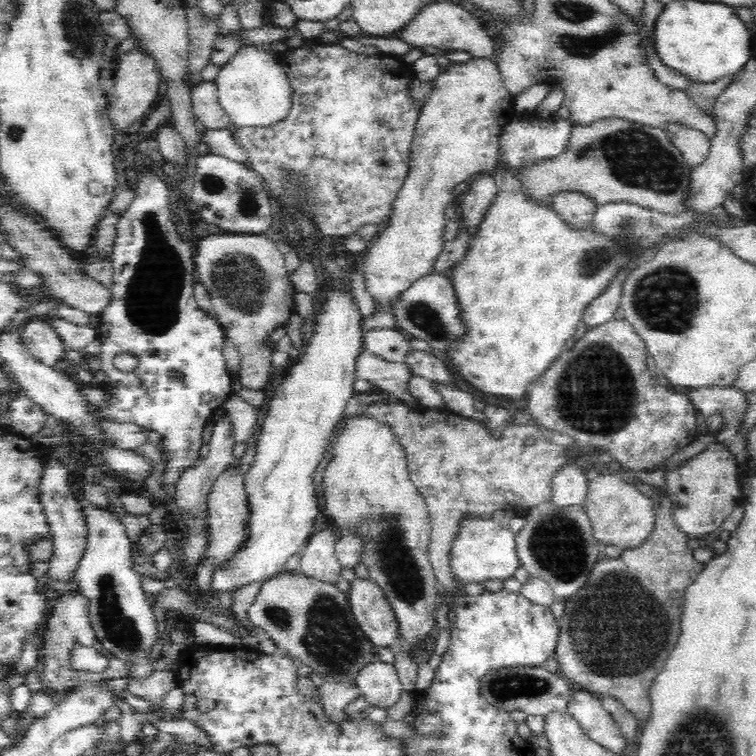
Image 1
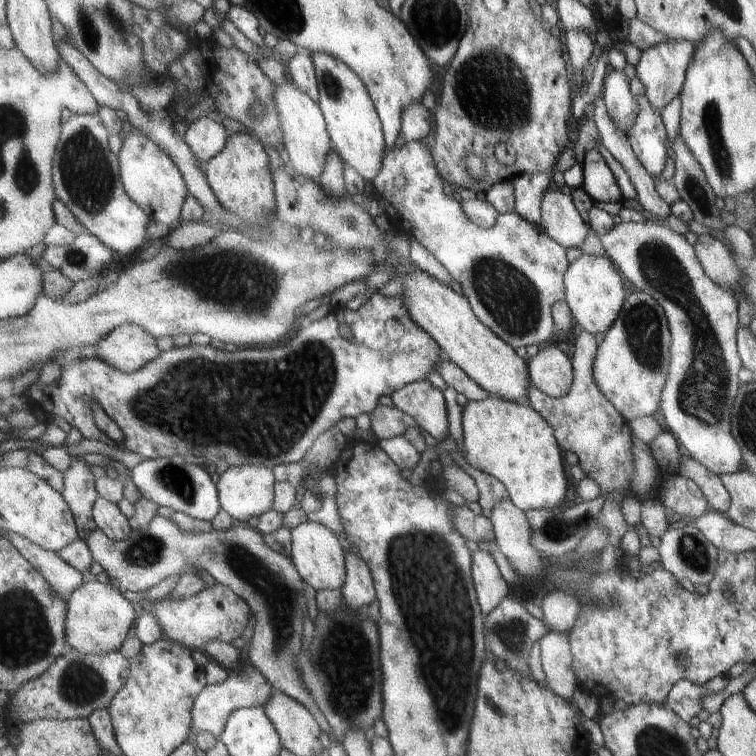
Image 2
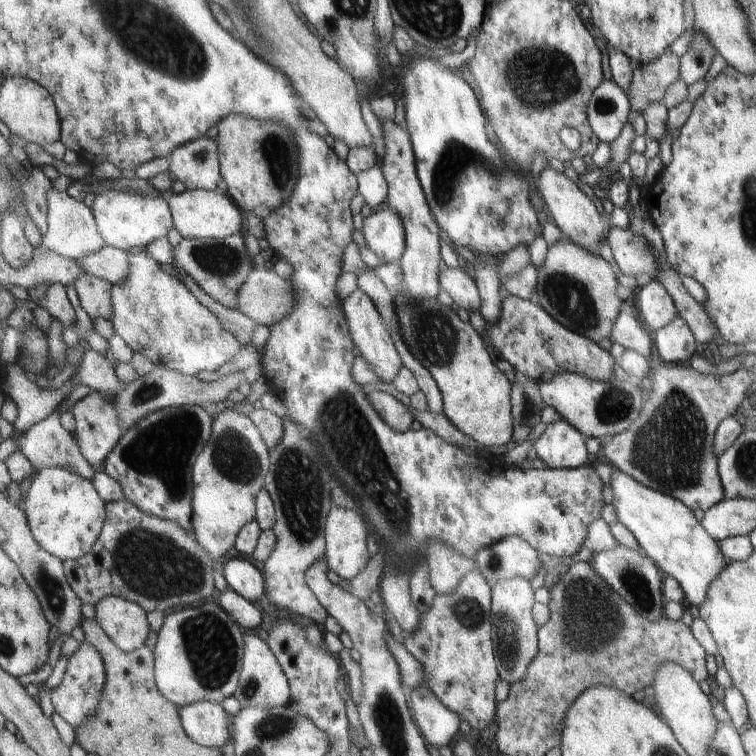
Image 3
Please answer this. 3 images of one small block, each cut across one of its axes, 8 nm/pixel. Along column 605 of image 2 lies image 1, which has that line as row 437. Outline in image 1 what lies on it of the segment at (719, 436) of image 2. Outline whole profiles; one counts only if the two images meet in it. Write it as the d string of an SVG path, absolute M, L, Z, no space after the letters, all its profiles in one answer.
M232 394L231 398L223 405L224 413L230 418L230 425L234 431L234 440L238 444L247 443L251 437L256 440L258 408L238 397L238 394Z

